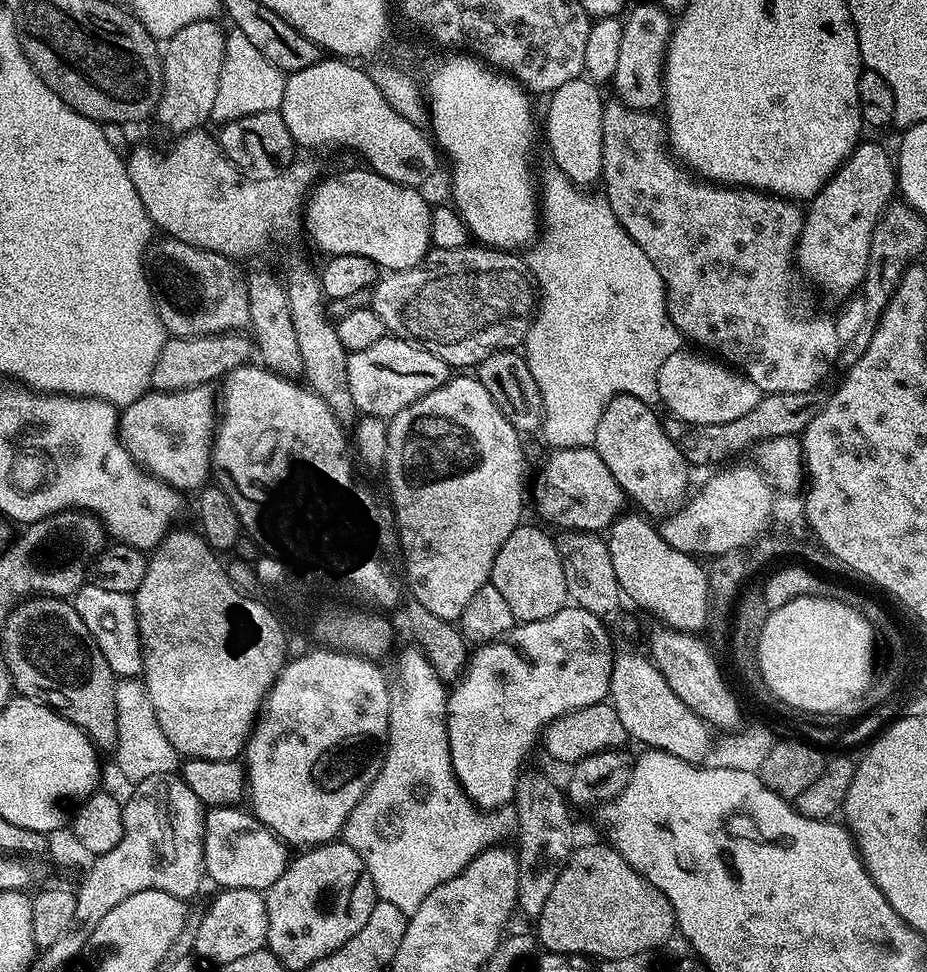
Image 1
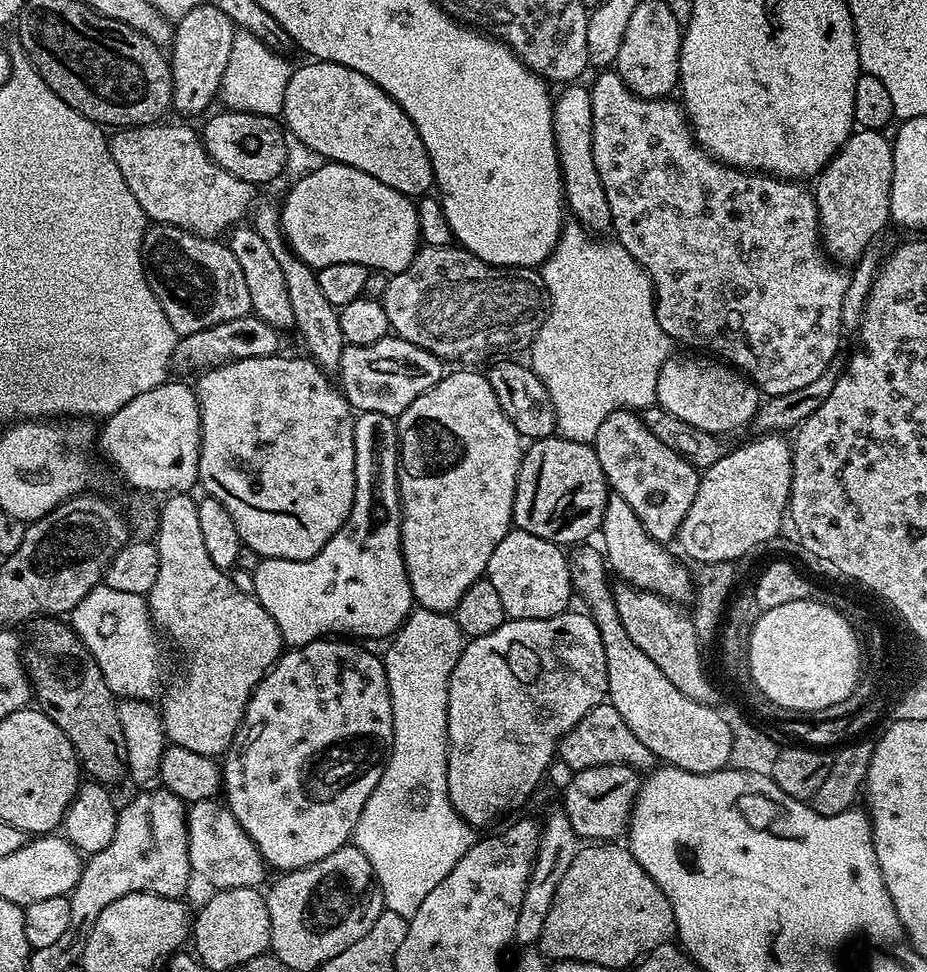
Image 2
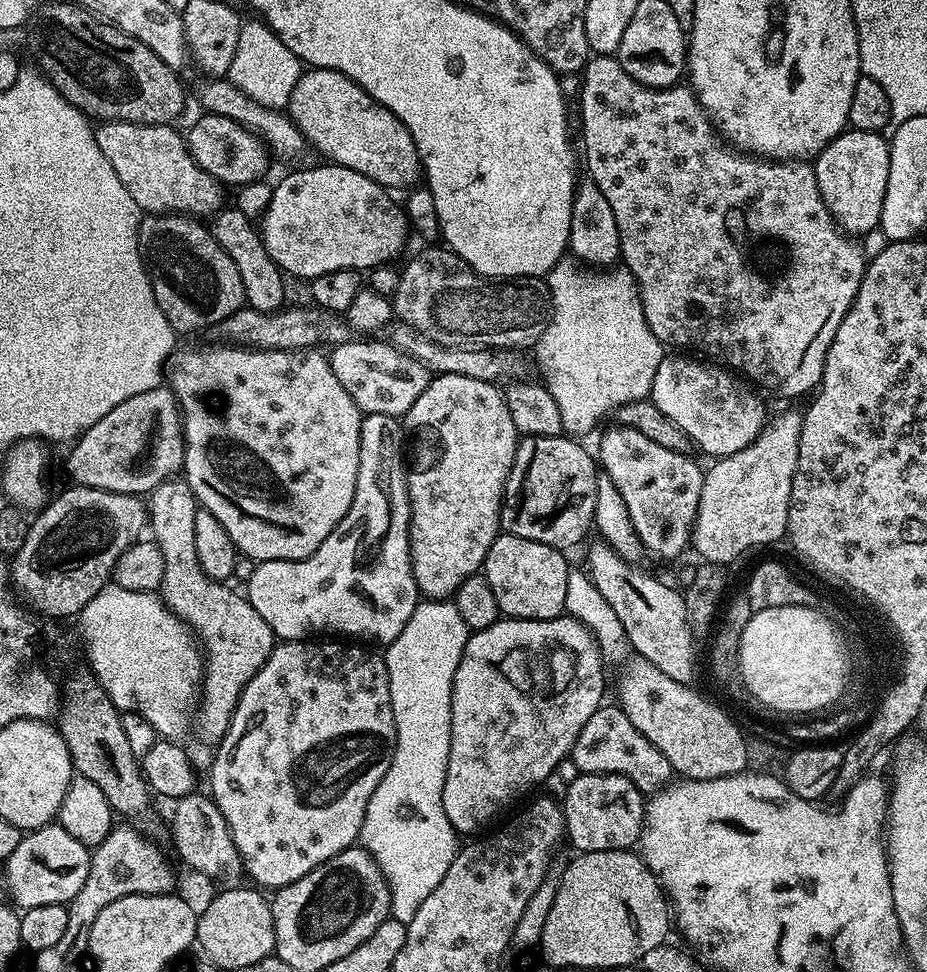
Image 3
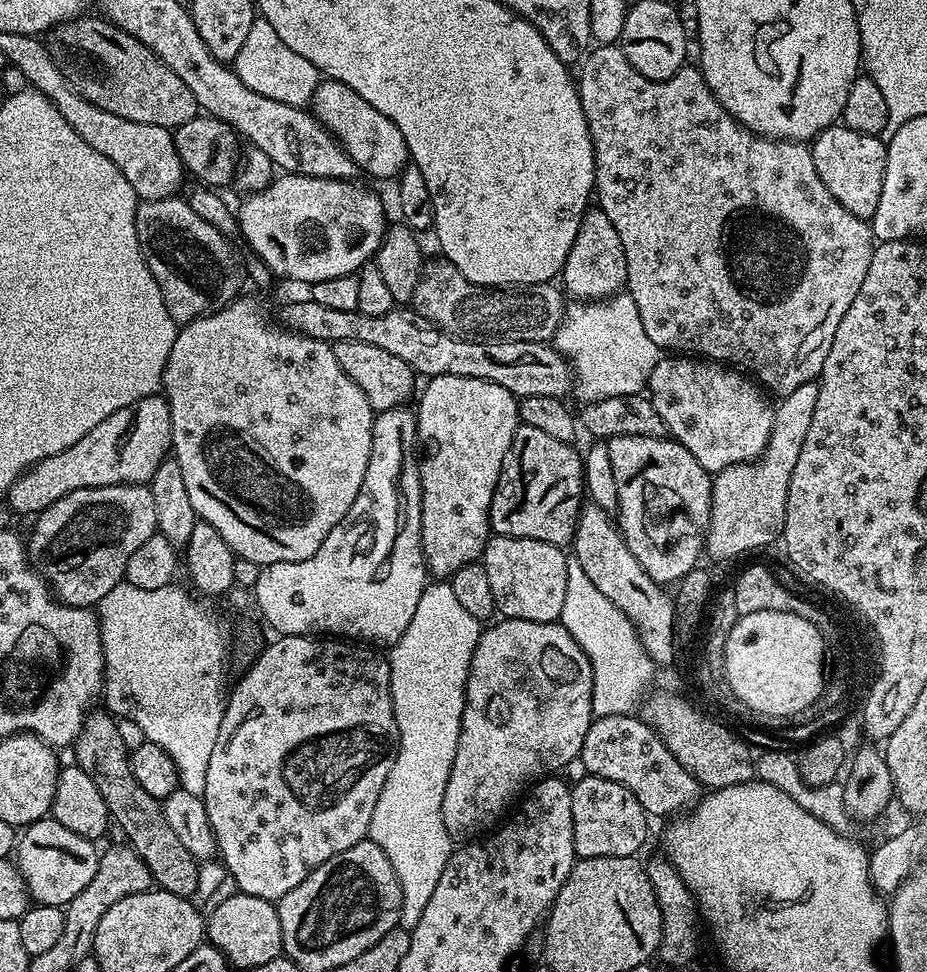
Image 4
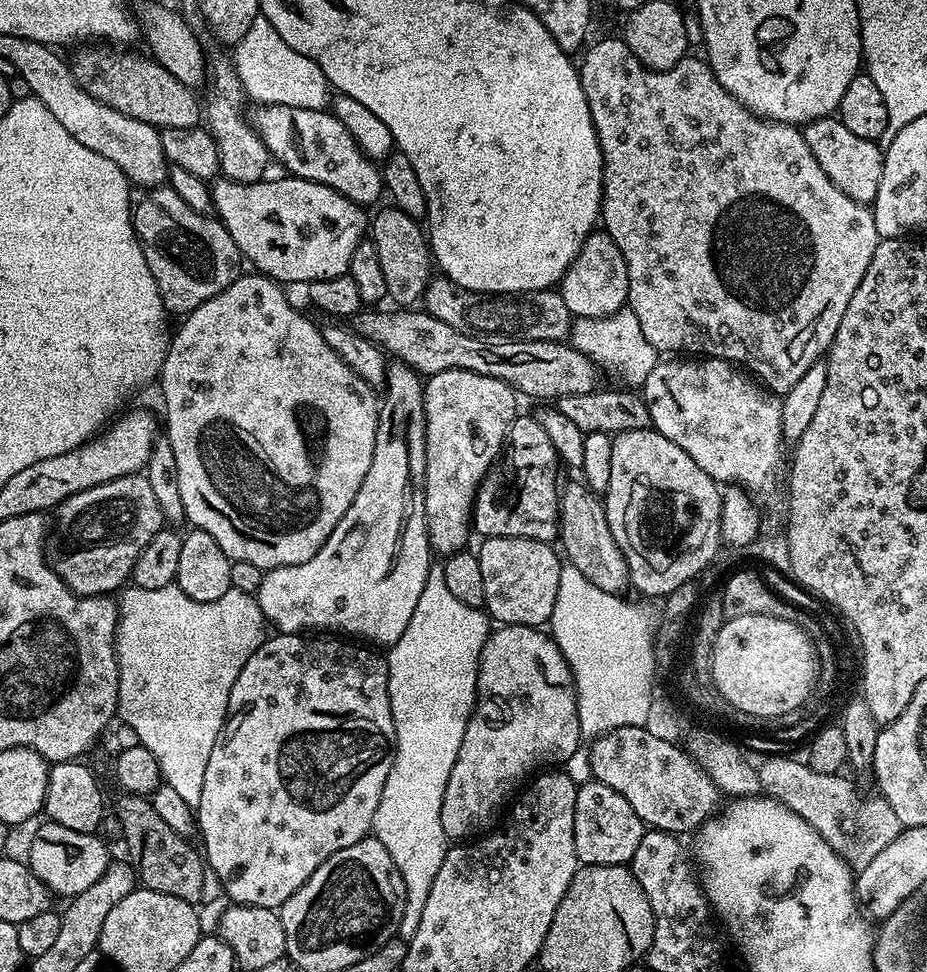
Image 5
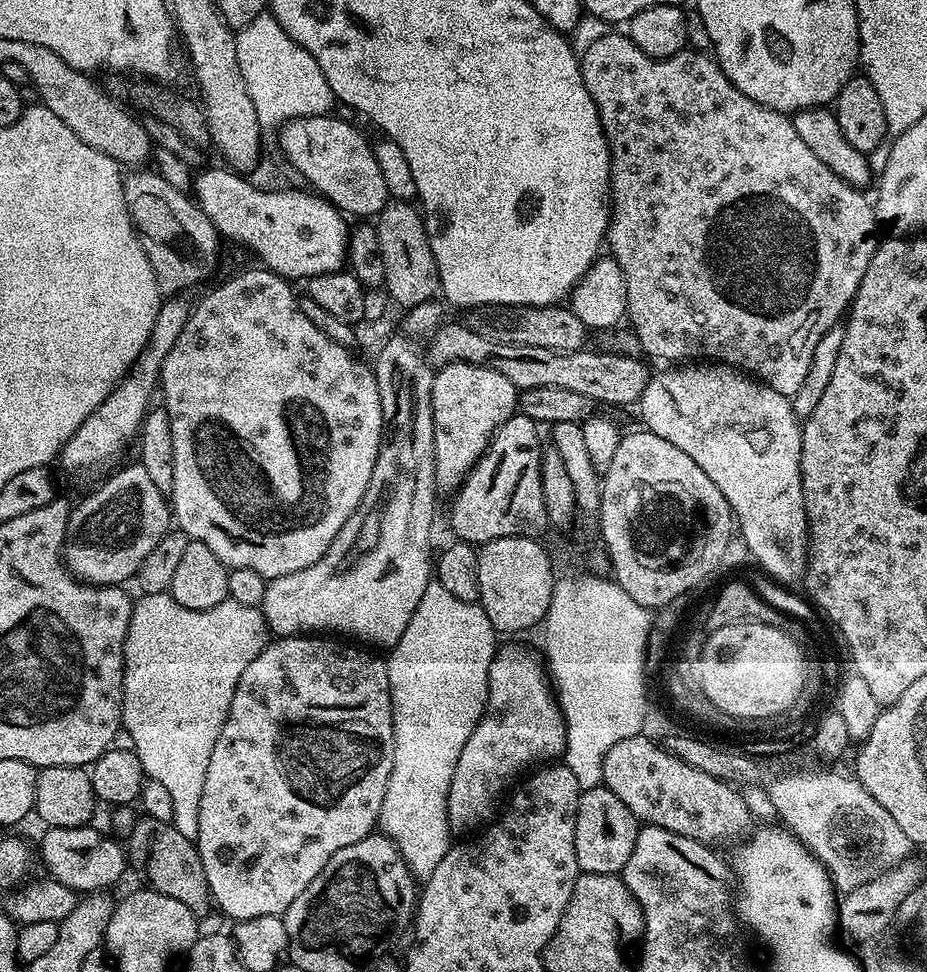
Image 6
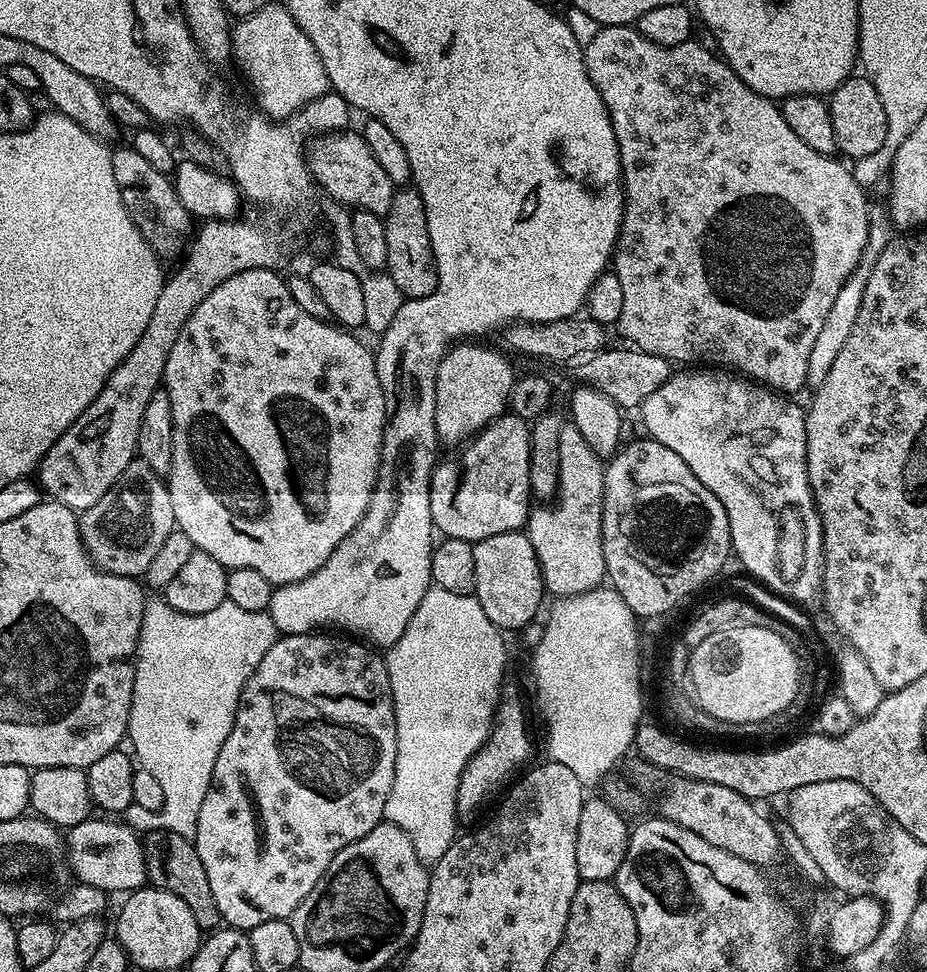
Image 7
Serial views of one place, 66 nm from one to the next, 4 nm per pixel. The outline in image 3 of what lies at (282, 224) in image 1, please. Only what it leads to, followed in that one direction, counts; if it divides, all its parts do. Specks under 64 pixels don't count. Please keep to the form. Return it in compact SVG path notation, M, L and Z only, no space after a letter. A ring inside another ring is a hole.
M103 121L95 129L96 141L110 166L130 190L134 202L148 214L187 214L211 217L225 207L225 189L188 152L188 141L167 124L131 124ZM100 127L100 128L99 128ZM224 191L224 192L223 192Z

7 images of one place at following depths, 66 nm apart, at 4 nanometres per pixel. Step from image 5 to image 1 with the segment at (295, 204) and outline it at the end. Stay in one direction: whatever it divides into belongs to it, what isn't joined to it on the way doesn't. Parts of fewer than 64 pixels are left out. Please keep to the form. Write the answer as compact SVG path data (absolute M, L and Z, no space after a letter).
M367 166L359 167L348 168L345 172L336 172L333 176L326 177L324 181L321 179L311 189L304 205L303 235L308 235L309 242L318 251L324 252L325 257L338 254L362 254L362 258L370 258L370 262L374 262L377 269L388 272L401 272L418 266L432 248L430 222L433 205L428 204L427 198L423 196L425 193L421 189L395 184L390 182L390 178L379 176Z

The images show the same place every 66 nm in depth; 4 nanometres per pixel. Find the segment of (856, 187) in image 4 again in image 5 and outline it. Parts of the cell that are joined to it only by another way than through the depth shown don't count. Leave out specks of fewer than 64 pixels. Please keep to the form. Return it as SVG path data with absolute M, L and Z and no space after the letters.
M838 118L811 120L803 125L806 146L810 146L810 154L818 158L818 166L826 170L826 178L838 186L838 190L854 198L859 204L871 205L878 194L878 182L882 182L882 166L884 153L881 145L874 140L858 138L858 134L846 130L846 126Z

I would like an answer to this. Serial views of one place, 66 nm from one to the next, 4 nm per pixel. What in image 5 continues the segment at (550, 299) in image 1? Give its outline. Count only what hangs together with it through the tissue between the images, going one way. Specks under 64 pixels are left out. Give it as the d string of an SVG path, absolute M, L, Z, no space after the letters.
M627 306L612 316L577 319L572 325L570 343L573 348L586 354L586 358L593 360L597 369L617 372L628 386L643 385L658 362L656 348L646 342L646 334L642 334L642 326L638 326L638 314L634 314Z

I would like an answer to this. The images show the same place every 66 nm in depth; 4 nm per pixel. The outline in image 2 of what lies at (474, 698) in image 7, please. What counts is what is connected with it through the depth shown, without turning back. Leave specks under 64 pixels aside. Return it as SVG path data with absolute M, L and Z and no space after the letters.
M417 607L404 621L404 627L391 637L389 644L392 645L382 656L394 718L392 753L389 756L387 753L378 786L374 786L370 798L366 798L366 806L362 806L352 840L354 847L366 854L374 870L384 895L385 909L409 918L426 902L426 894L454 870L462 854L474 843L473 828L457 814L448 793L448 683L465 643L466 637L455 615Z

